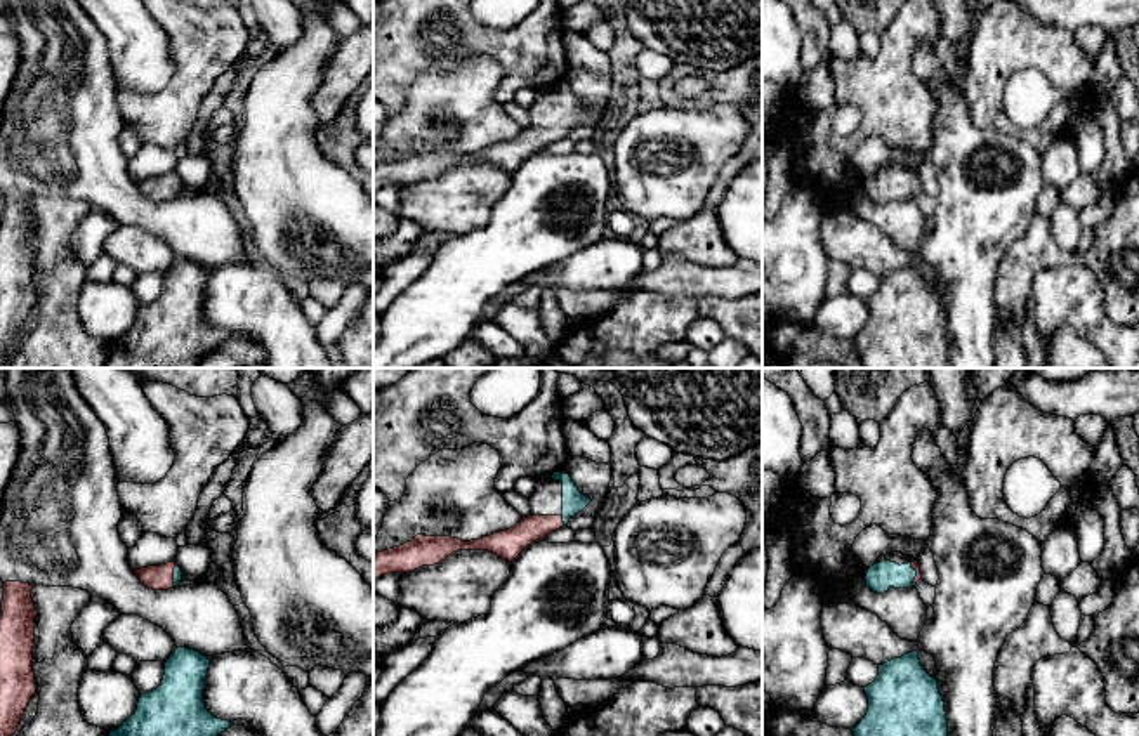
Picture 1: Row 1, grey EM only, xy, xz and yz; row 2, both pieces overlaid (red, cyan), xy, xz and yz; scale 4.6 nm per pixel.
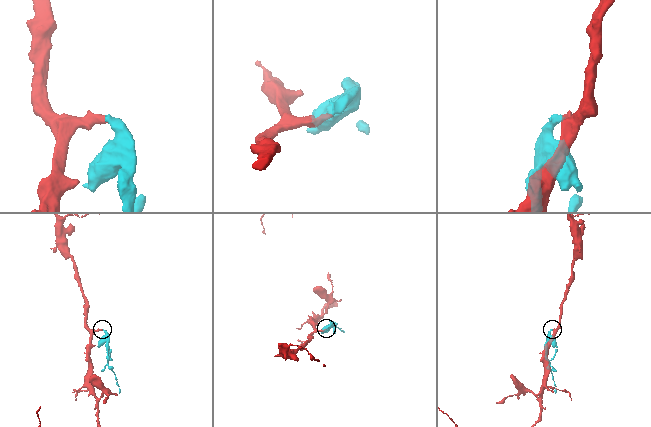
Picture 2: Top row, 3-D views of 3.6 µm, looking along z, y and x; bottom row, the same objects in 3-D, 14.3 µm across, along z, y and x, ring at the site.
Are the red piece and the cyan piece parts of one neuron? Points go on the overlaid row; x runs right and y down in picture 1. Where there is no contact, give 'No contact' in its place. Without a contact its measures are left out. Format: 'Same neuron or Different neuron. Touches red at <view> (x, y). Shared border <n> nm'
Same neuron. Touches red at xz (561, 521). Shared border 50 nm

